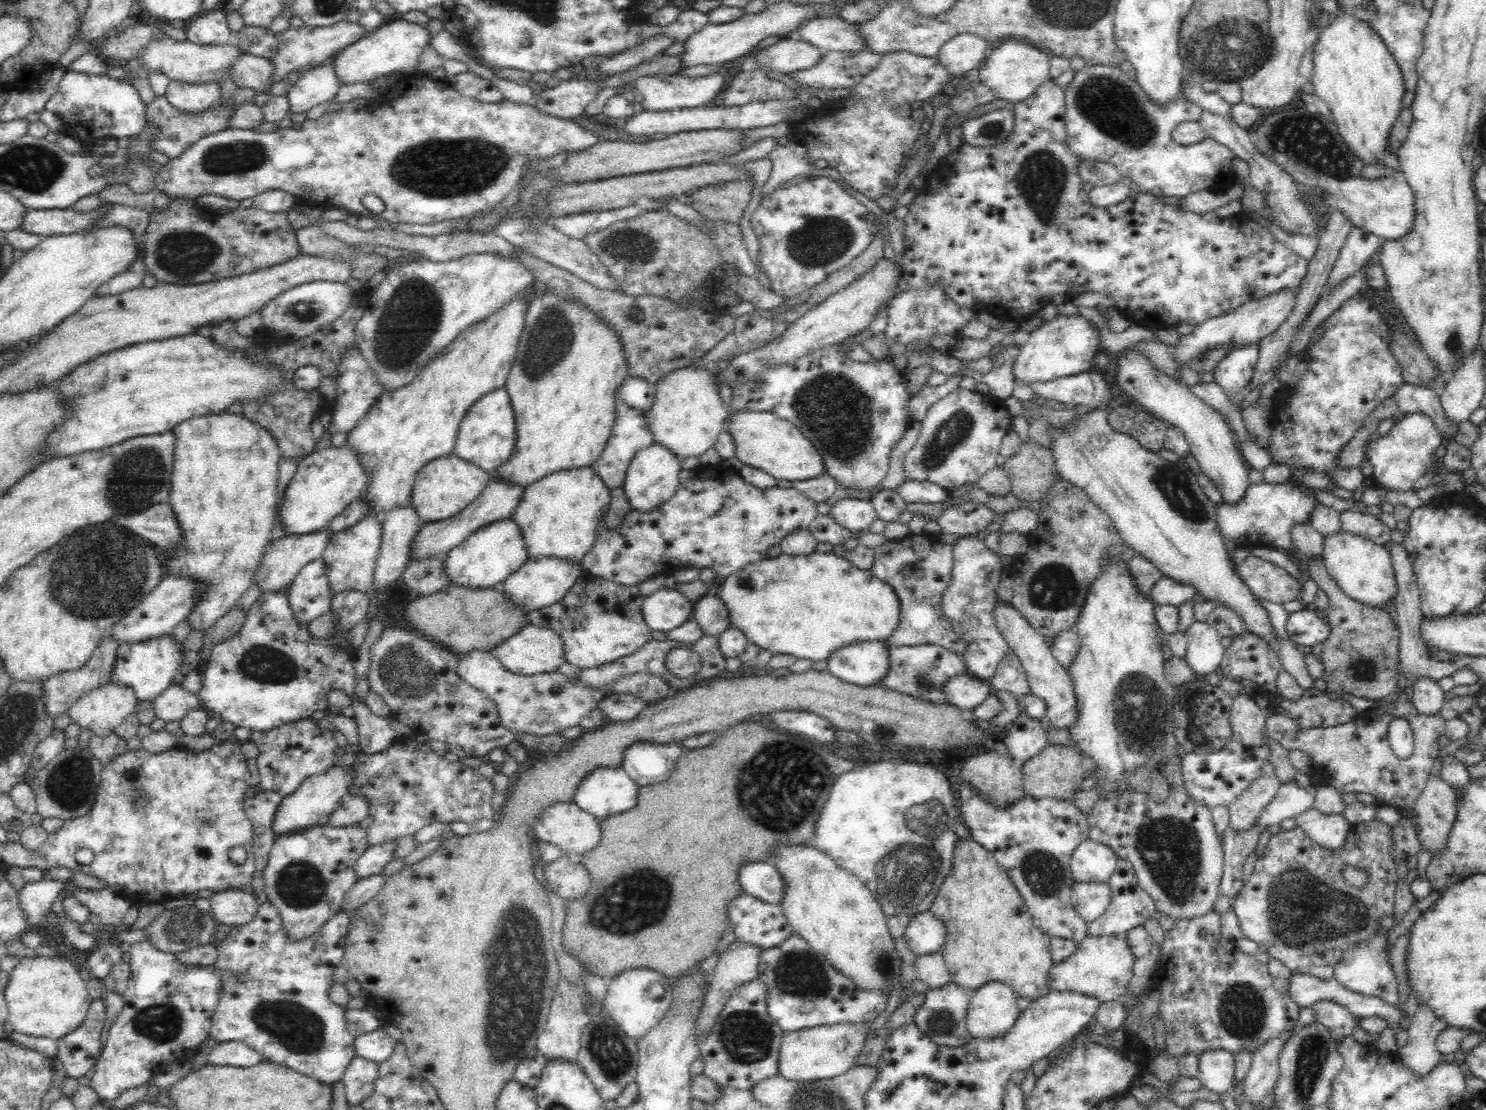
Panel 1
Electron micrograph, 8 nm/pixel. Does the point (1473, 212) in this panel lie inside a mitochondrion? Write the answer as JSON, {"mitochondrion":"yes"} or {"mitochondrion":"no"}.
{"mitochondrion":"no"}

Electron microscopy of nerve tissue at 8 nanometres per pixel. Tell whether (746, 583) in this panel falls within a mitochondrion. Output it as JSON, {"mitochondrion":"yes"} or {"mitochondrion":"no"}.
{"mitochondrion":"no"}

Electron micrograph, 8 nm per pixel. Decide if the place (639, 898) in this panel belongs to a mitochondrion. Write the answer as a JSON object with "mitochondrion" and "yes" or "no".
{"mitochondrion":"yes"}

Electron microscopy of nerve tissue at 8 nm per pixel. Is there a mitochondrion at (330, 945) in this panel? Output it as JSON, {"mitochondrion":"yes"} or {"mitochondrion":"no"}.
{"mitochondrion":"no"}

